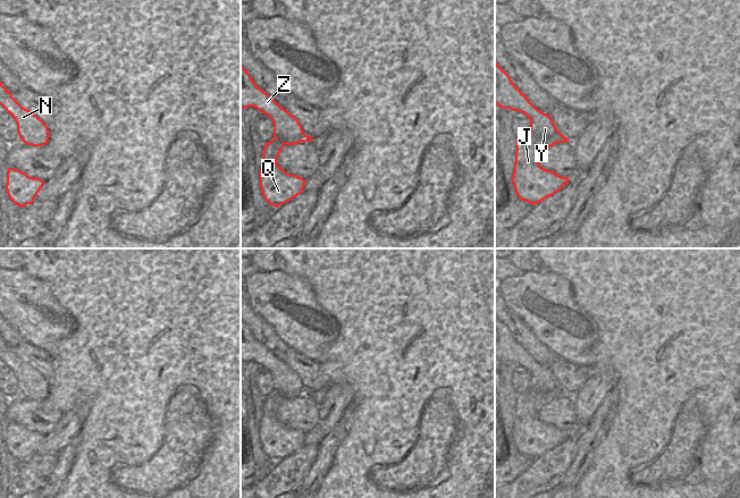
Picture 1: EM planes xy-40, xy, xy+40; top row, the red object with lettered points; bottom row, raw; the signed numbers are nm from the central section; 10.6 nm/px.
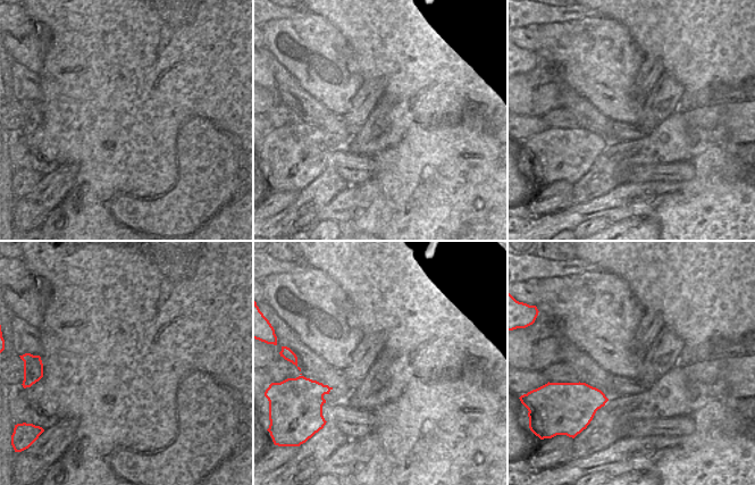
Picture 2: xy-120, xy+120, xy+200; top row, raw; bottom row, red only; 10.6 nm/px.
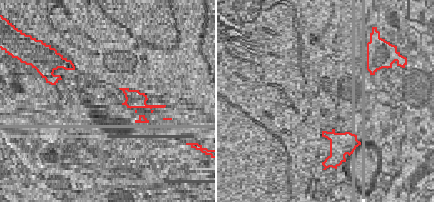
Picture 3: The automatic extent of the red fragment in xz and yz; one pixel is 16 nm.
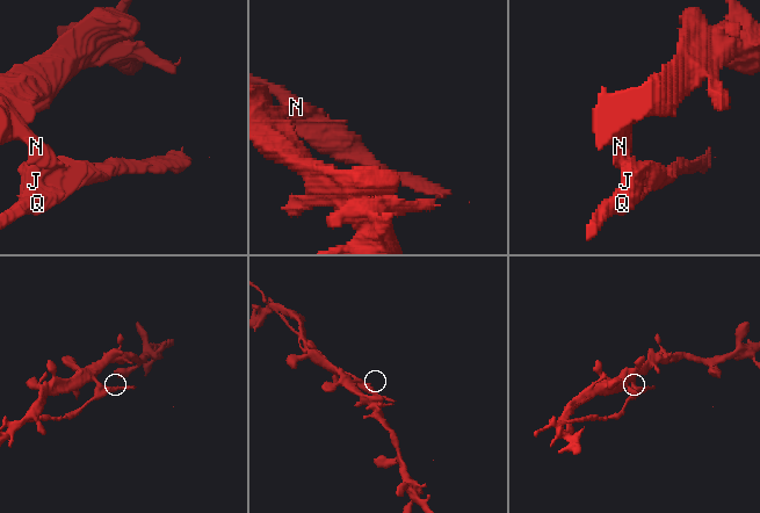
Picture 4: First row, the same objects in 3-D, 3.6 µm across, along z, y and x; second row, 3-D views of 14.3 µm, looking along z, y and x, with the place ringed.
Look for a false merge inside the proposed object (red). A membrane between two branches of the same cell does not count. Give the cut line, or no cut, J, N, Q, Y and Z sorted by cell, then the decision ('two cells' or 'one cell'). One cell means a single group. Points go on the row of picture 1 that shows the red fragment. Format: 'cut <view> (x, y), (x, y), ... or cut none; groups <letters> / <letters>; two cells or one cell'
cut xy+40 (557, 131), (551, 136), (535, 136), (530, 134); groups J Q / N Y Z; two cells

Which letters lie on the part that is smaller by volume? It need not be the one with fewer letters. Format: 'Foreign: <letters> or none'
Foreign: J, Q

